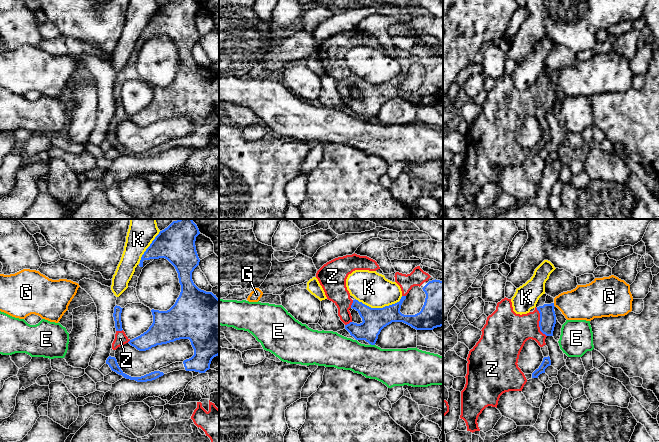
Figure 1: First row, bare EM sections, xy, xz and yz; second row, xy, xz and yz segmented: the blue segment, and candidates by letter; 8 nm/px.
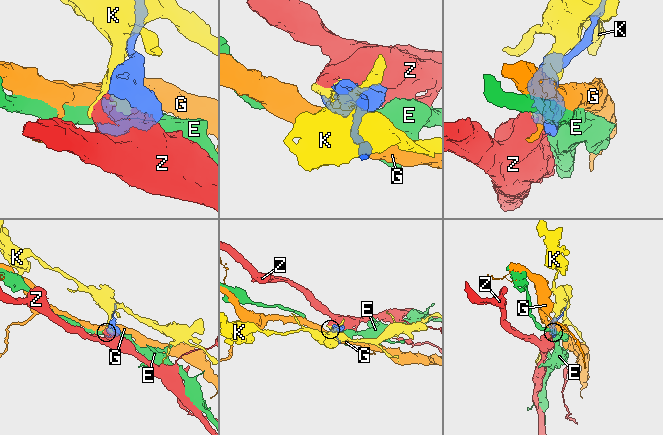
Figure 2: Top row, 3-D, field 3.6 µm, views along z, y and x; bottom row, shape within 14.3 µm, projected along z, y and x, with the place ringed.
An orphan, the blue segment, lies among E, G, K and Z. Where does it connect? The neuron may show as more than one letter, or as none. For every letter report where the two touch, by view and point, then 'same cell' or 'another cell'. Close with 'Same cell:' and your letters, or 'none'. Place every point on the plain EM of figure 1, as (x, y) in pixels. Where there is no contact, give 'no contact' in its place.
E: meets blue in xz at (372, 120); another cell
G: meets blue in yz at (553, 81); another cell
K: meets blue in xz at (379, 84); another cell
Z: meets blue in yz at (539, 98); same cell
Same cell: Z

